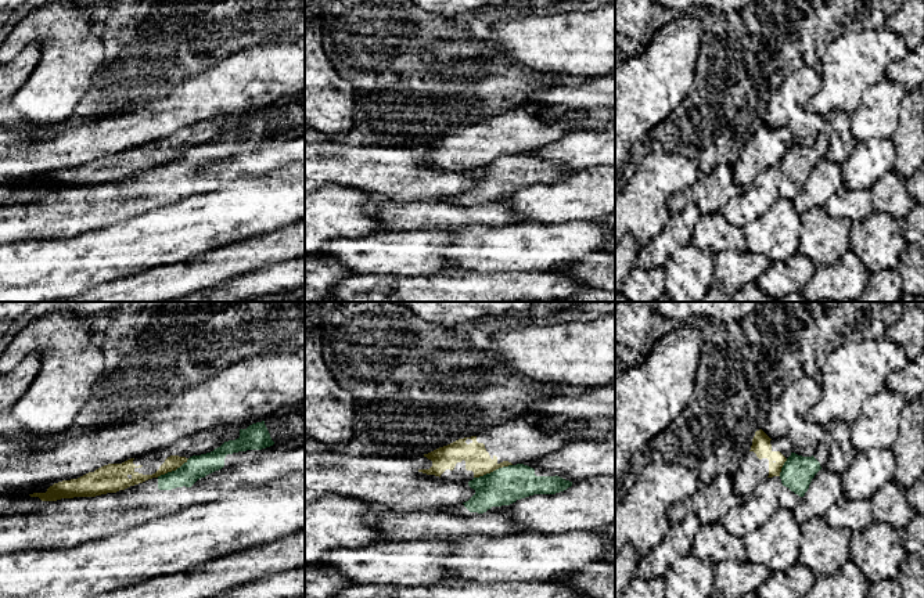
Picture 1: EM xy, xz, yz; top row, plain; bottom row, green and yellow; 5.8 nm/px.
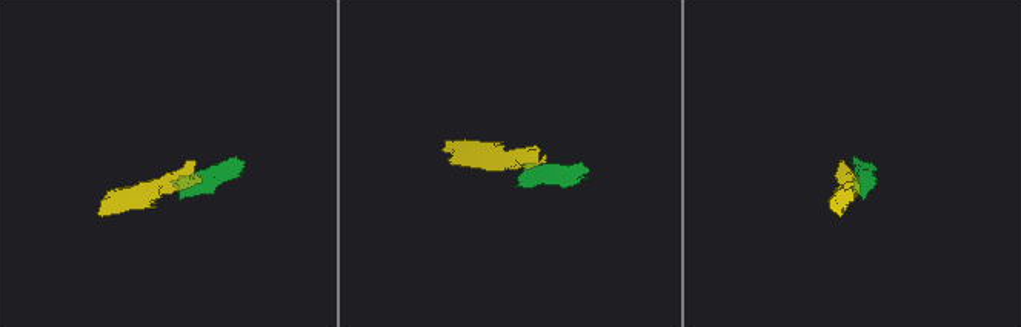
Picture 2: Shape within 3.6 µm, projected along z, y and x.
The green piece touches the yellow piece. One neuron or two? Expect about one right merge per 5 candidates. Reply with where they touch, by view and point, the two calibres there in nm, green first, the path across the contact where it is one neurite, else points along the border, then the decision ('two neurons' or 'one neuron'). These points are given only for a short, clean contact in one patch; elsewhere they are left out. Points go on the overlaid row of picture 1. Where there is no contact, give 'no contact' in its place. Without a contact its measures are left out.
xz (493, 471) | 220/150 nm | along xz (511, 464), (474, 478) | two neurons

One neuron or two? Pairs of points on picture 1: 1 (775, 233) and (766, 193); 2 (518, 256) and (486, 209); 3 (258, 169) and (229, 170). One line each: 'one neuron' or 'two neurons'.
1: two neurons
2: two neurons
3: one neuron

